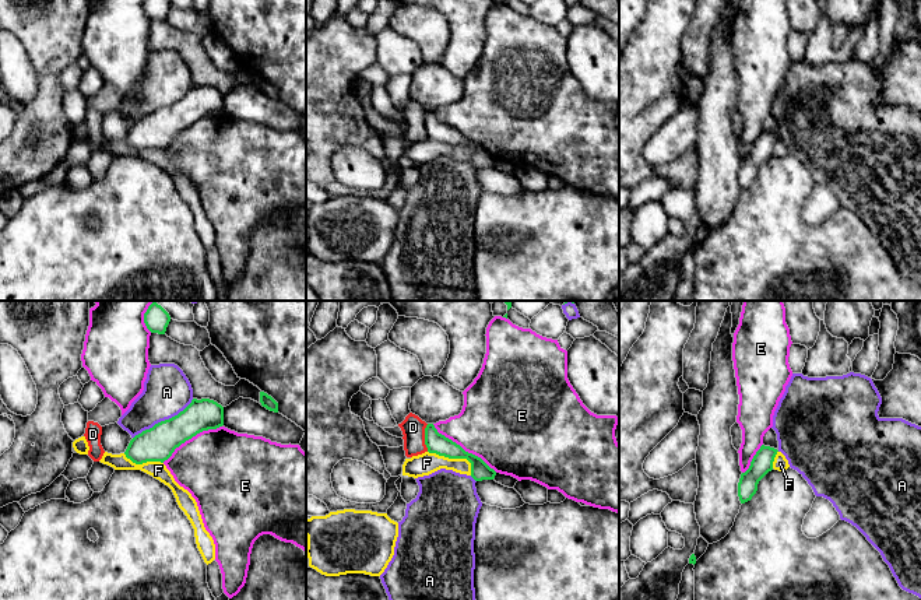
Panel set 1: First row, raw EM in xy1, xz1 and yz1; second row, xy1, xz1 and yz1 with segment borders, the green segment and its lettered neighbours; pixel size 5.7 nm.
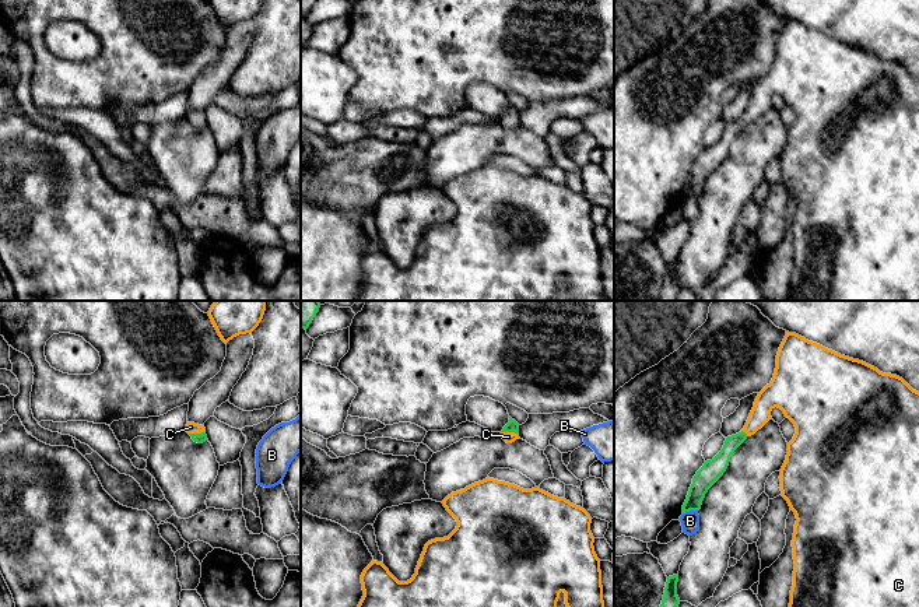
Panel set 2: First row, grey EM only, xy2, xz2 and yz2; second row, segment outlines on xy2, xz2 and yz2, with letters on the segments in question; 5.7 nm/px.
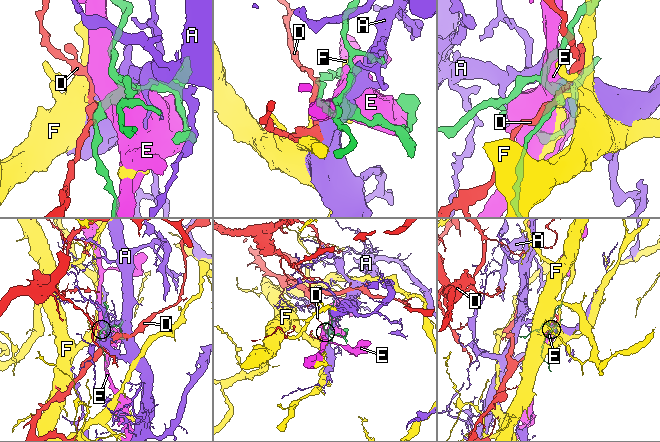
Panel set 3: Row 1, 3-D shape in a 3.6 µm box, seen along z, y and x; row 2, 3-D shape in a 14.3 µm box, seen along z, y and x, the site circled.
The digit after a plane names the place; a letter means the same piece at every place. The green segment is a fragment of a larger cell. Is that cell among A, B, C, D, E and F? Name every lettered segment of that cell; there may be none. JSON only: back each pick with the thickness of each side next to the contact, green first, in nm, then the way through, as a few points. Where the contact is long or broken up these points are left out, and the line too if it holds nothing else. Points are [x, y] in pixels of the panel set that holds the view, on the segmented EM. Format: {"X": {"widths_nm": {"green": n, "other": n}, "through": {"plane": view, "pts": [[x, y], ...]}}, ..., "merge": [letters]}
{"C": {"widths_nm": {"green": 70, "other": 60}, "through": {"plane": "xz2", "pts": [[512, 425], [509, 431], [508, 437]]}}, "merge": ["C"]}

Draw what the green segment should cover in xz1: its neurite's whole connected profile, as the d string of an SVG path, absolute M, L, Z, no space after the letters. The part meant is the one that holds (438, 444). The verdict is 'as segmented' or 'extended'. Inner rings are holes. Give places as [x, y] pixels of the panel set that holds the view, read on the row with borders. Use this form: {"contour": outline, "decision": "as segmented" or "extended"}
{"contour": "M433 424L425 428L425 445L429 453L436 453L449 459L467 459L471 463L471 477L475 481L493 480L496 471L481 457L465 452L460 445L439 434Z", "decision": "as segmented"}

